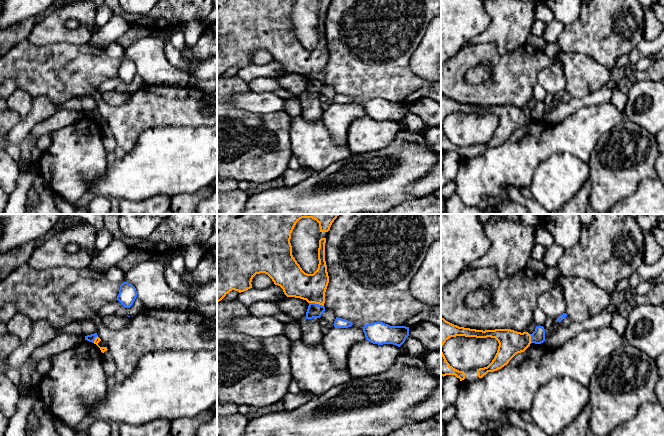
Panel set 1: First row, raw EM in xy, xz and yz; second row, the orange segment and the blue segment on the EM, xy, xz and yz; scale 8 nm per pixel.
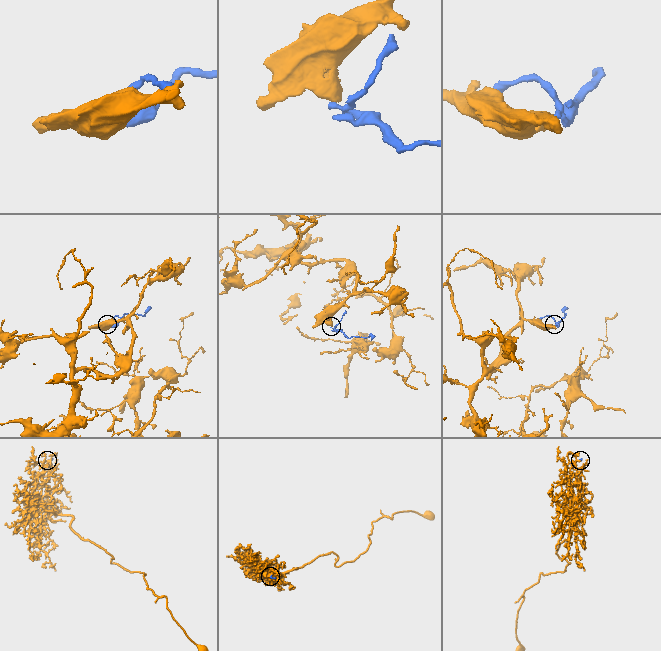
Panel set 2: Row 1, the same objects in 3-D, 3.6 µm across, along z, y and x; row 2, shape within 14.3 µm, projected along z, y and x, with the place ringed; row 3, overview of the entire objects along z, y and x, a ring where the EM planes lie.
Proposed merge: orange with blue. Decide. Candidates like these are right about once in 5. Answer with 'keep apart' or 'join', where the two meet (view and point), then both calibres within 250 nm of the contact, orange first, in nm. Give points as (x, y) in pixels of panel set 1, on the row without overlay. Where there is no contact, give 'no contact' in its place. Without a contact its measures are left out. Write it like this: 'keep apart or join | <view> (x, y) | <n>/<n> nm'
keep apart | xz (316, 79) | 220/110 nm

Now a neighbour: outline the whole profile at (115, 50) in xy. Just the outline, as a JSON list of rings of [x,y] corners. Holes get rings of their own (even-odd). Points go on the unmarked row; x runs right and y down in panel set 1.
[[[114,41],[107,45],[104,50],[111,58],[121,61],[125,56],[126,48],[118,42]]]

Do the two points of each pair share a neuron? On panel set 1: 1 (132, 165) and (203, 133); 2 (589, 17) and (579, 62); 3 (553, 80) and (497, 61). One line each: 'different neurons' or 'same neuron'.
1: same neuron
2: different neurons
3: different neurons

